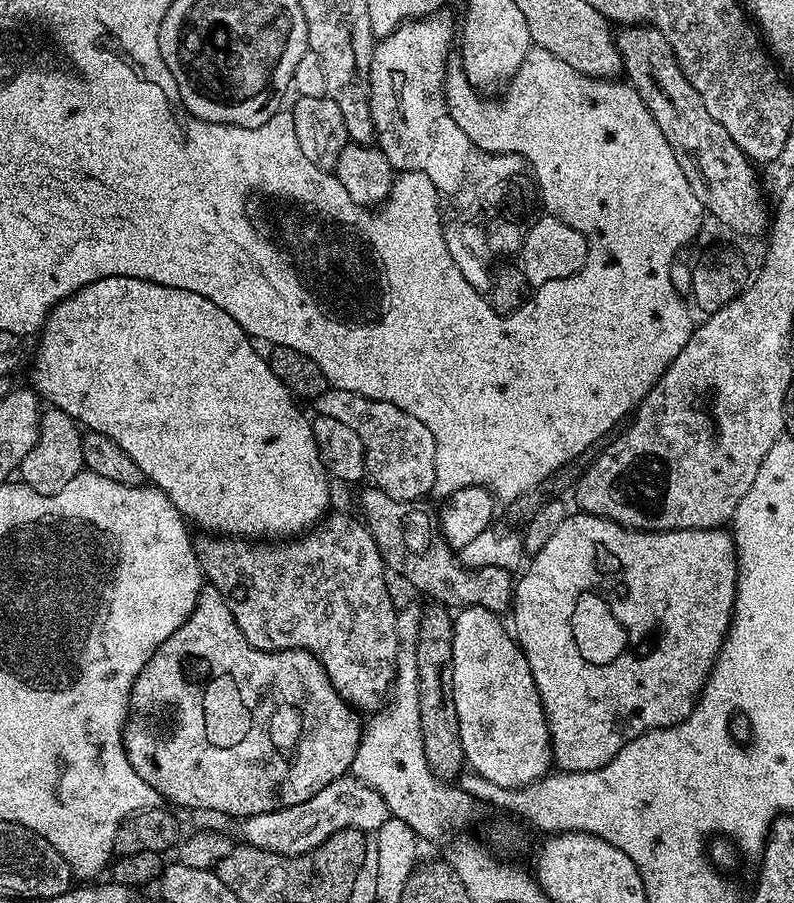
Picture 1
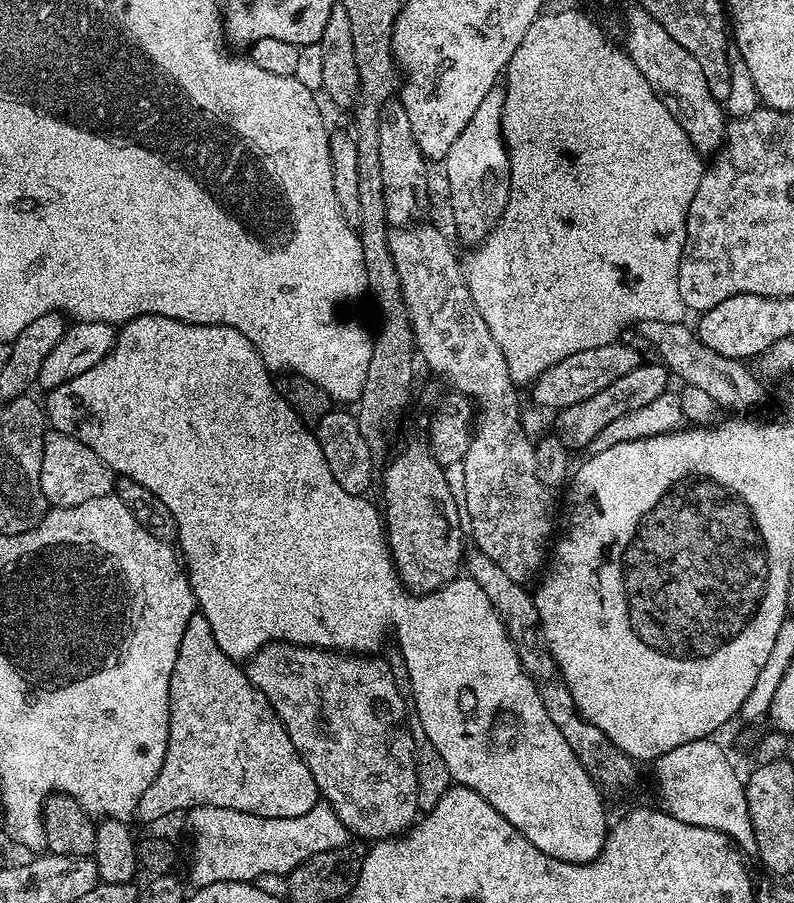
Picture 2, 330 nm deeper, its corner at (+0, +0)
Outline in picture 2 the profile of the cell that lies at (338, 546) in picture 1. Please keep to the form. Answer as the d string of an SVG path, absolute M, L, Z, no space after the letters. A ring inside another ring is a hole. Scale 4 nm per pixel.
M267 644L266 646L262 646L257 650L254 655L252 655L249 660L246 662L246 671L248 673L248 677L250 678L250 682L259 690L259 692L264 695L265 698L270 702L270 706L273 710L278 714L278 718L280 721L284 723L284 728L290 734L290 742L294 742L294 746L298 750L298 754L300 757L306 762L306 766L310 770L310 774L314 778L314 782L316 783L316 792L322 797L323 803L330 805L335 812L338 814L338 818L342 818L342 822L348 828L349 833L353 837L361 836L362 839L368 840L367 842L375 842L377 840L391 840L405 832L408 831L409 828L412 827L414 821L418 816L418 809L416 806L416 751L414 750L414 746L412 745L412 736L408 732L408 725L406 723L406 715L404 716L404 700L406 704L406 696L400 693L400 688L398 685L398 678L395 674L392 673L392 665L389 663L387 659L385 660L376 660L380 658L373 658L368 654L341 654L338 652L333 652L326 648L307 648L305 644Z

